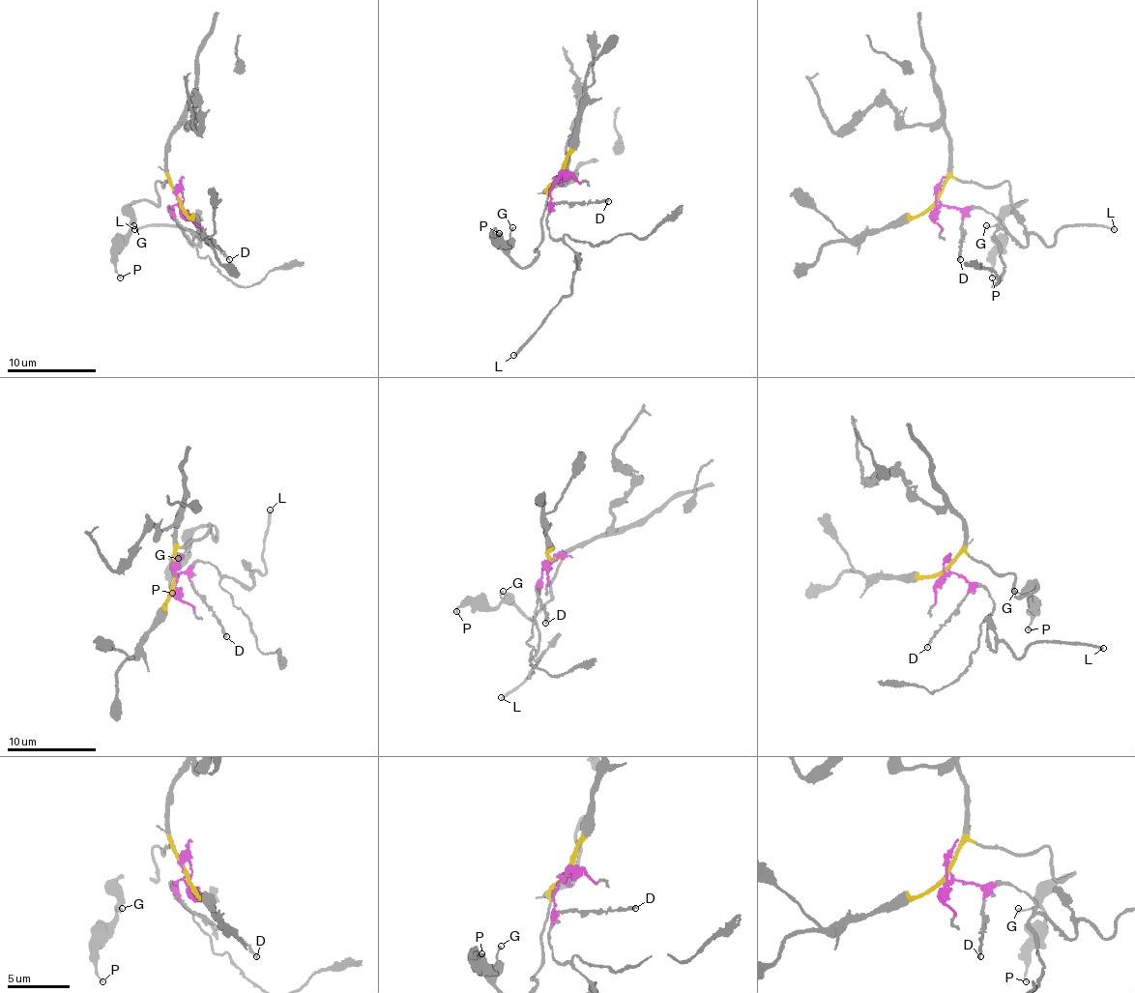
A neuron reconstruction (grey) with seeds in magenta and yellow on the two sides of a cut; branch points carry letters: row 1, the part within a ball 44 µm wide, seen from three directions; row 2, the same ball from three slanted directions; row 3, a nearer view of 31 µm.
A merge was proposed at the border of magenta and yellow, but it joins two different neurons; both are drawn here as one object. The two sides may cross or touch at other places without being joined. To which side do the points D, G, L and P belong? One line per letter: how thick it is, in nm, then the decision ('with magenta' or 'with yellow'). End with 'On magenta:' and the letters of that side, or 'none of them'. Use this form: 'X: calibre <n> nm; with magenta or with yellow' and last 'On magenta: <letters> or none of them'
D: calibre 200 nm; with magenta
G: calibre 160 nm; with yellow
L: calibre 200 nm; with magenta
P: calibre 150 nm; with yellow
On magenta: D, L

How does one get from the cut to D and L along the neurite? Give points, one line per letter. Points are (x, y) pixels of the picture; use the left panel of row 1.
D: (181, 202), (172, 209), (174, 218), (212, 242), (230, 260)
L: (181, 202), (167, 209), (174, 219), (198, 240), (198, 247), (196, 233), (191, 247), (176, 226), (134, 229)

